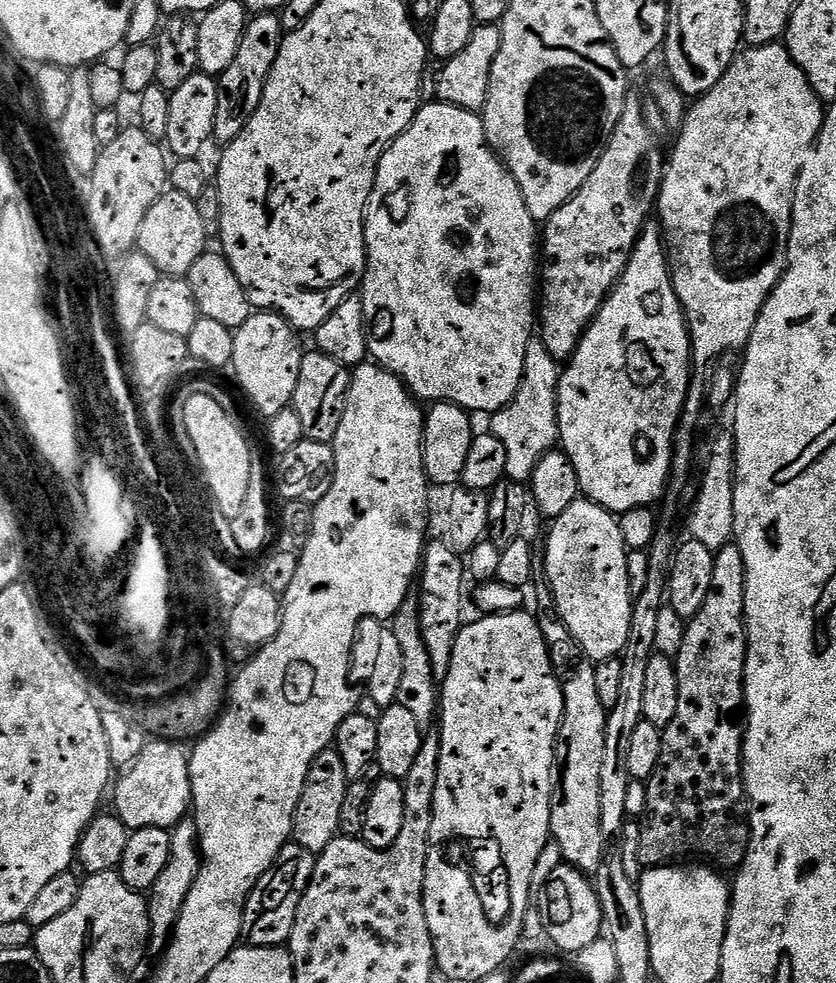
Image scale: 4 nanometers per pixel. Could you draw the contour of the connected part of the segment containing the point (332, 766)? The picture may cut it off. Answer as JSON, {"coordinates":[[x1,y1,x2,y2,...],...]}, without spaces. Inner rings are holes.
{"coordinates":[[335,747,318,754,318,758,314,758,312,767,308,770,304,789,298,798,291,834,295,844,314,854,326,850,326,846,330,846,330,842,334,842,336,837,341,835,339,819,342,804,349,793,350,781,346,774,346,766,342,766,342,758,336,753]]}

